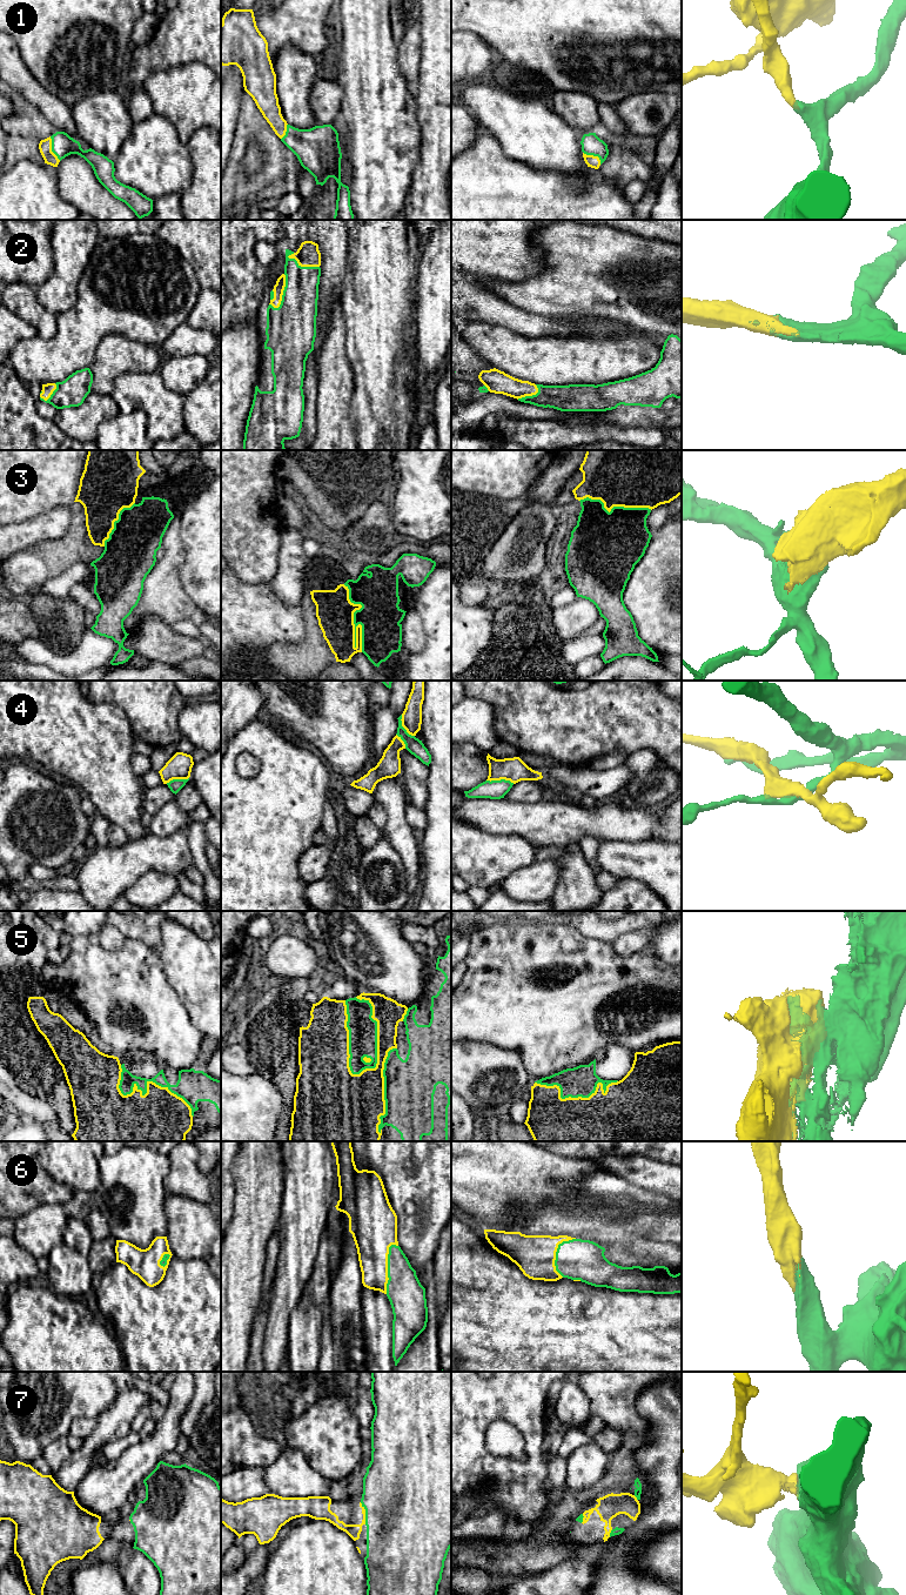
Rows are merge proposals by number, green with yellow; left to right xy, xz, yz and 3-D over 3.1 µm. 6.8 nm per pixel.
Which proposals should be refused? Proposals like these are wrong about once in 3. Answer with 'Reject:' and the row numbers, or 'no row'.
Reject: 3, 4

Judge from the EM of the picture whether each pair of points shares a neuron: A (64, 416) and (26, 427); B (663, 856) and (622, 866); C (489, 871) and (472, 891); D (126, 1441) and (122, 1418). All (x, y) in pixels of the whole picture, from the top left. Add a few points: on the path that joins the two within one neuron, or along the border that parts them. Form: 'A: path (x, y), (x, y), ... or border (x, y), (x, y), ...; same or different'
A: border (53, 420), (67, 436); different
B: path (652, 859), (632, 859); same
C: border (502, 879), (487, 888), (469, 886); different
D: border (131, 1431), (125, 1435), (109, 1440), (101, 1452); different

